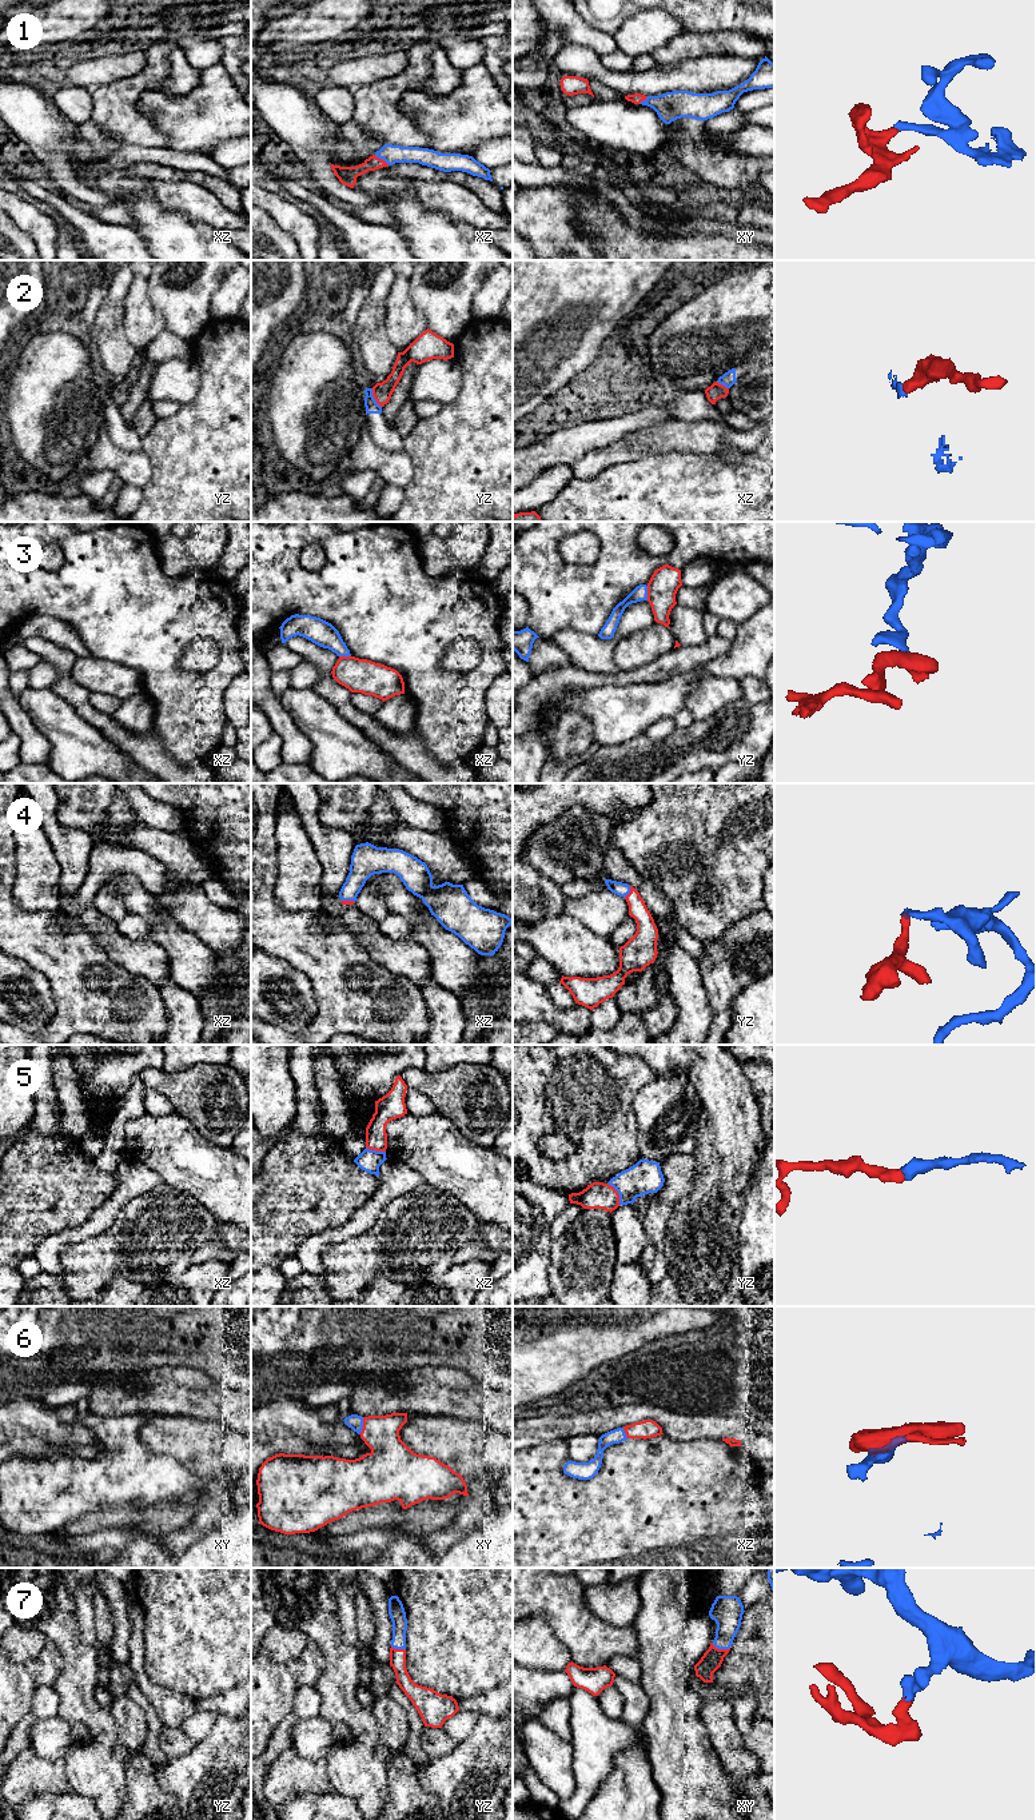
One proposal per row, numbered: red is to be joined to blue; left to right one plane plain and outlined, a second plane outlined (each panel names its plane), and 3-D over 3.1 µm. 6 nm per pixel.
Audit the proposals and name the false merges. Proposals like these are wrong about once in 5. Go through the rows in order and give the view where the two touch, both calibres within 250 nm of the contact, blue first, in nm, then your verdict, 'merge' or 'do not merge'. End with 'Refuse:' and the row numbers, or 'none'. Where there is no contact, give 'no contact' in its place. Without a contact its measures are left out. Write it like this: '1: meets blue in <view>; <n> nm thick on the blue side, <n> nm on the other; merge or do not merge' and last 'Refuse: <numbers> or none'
1: meets blue in xz; 110 nm thick on the blue side, 110 nm on the other; merge
2: meets blue in yz; 80 nm thick on the blue side, 120 nm on the other; do not merge
3: meets blue in yz; 90 nm thick on the blue side, 180 nm on the other; merge
4: meets blue in yz; 80 nm thick on the blue side, 120 nm on the other; merge
5: meets blue in yz; 200 nm thick on the blue side, 160 nm on the other; merge
6: meets blue in xy; 90 nm thick on the blue side, 240 nm on the other; merge
7: meets blue in xy; 190 nm thick on the blue side, 120 nm on the other; merge
Refuse: 2

